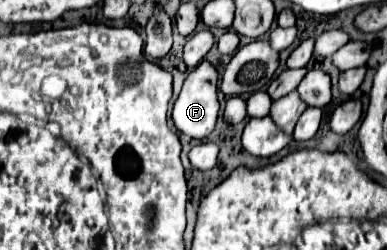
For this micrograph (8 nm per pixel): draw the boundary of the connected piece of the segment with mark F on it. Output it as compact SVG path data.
M202 60L192 72L190 76L184 80L184 86L182 86L182 92L178 96L178 100L174 102L174 110L172 110L172 120L174 120L174 126L178 128L178 132L190 136L190 138L196 138L196 140L202 140L206 136L212 134L214 126L216 126L216 116L218 116L218 92L216 92L216 80L218 80L218 74L214 70L214 66L206 60Z

